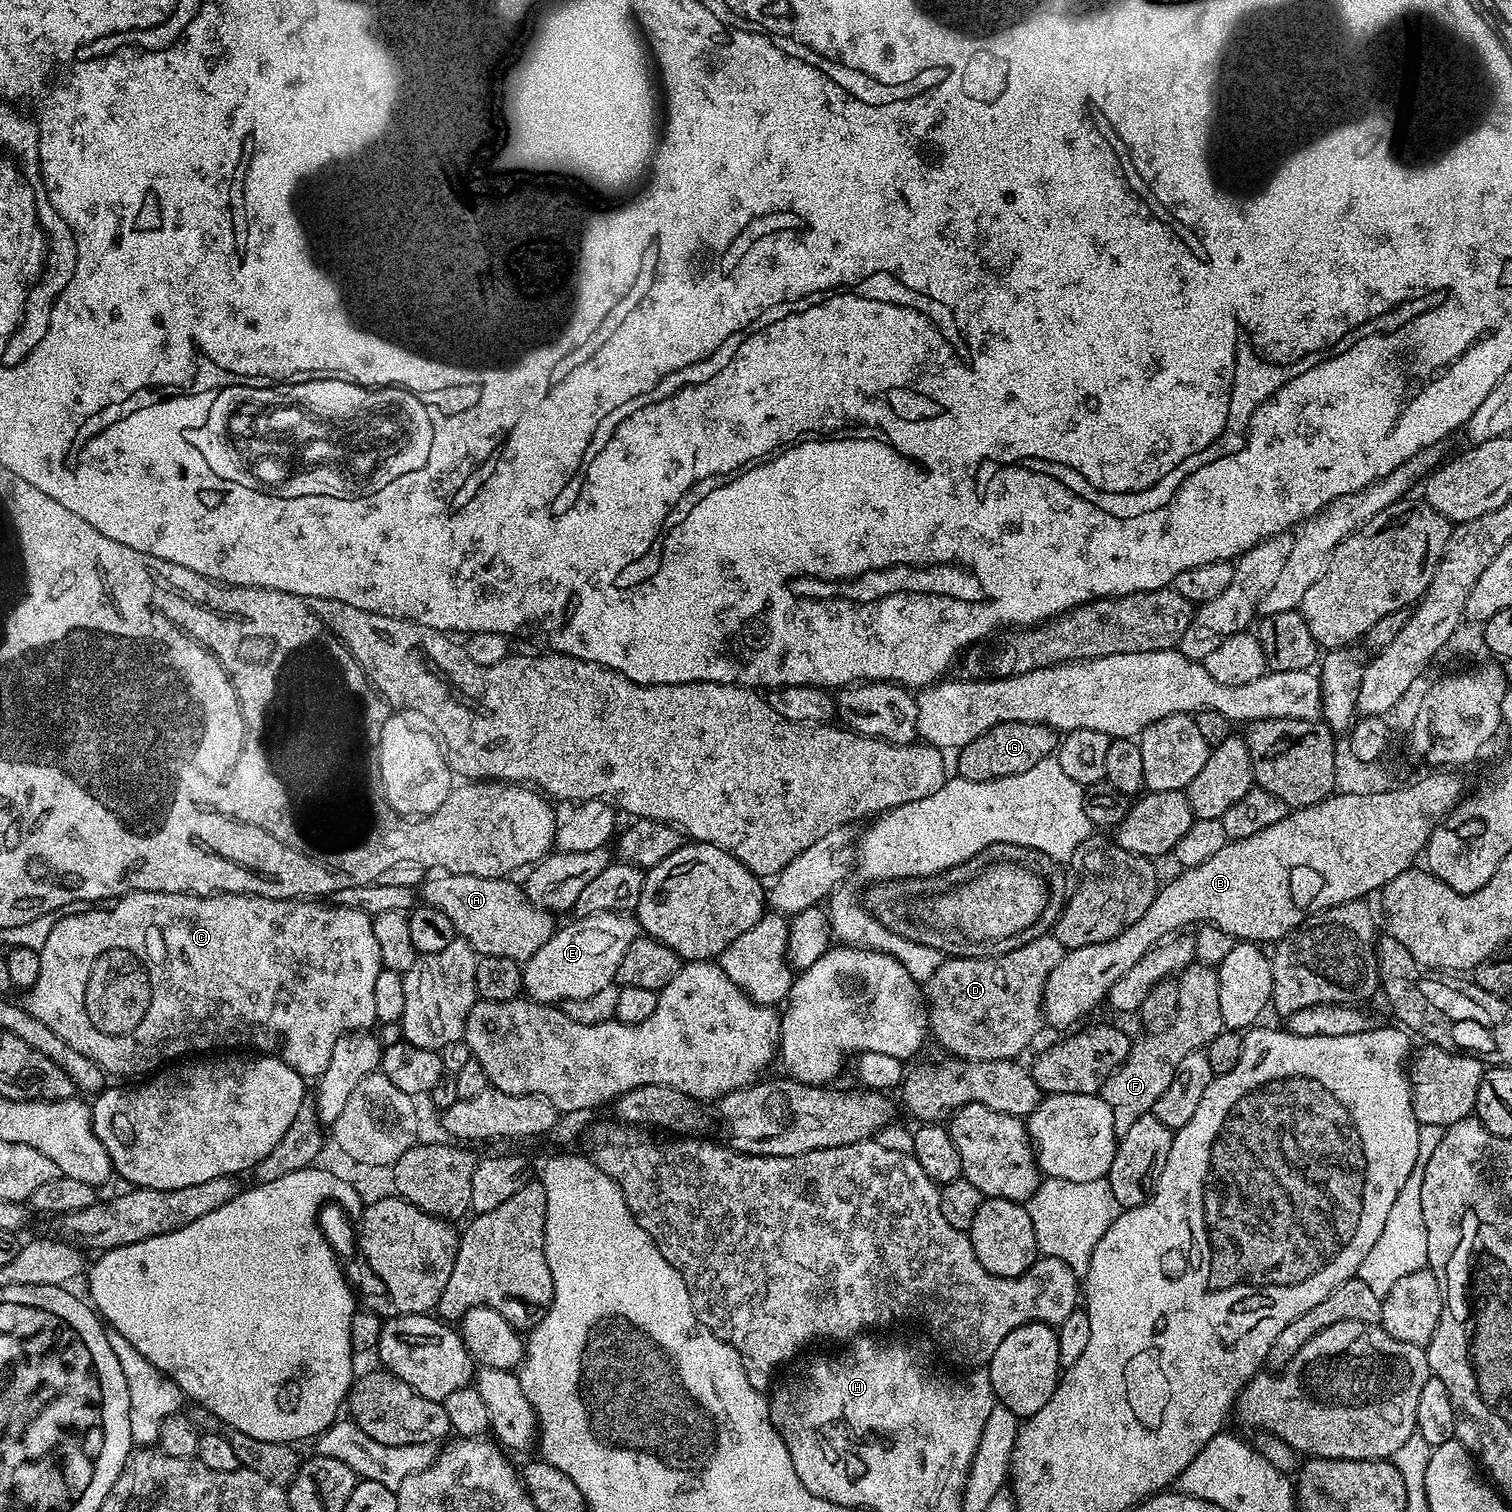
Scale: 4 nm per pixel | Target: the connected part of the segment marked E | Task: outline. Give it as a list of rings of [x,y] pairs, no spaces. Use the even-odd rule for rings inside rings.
[[[599,912],[573,919],[573,924],[557,927],[536,954],[523,961],[523,991],[538,1004],[559,1005],[565,1000],[590,998],[602,986],[613,983],[616,971],[638,935],[635,915]]]

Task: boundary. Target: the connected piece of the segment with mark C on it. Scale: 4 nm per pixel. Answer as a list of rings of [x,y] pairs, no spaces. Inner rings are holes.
[[[129,892],[111,906],[89,908],[92,908],[89,912],[76,912],[73,916],[64,914],[50,931],[46,944],[39,950],[41,970],[37,981],[27,989],[26,1007],[30,1014],[34,1014],[34,1018],[44,1022],[68,1046],[78,1050],[79,1054],[92,1059],[105,1073],[140,1078],[189,1054],[240,1050],[245,1044],[248,1047],[245,1049],[278,1057],[302,1077],[319,1078],[326,1066],[330,1066],[330,1054],[338,1038],[347,1036],[350,1032],[371,1029],[371,1024],[377,1023],[374,984],[382,969],[380,951],[378,940],[374,938],[372,917],[357,908],[347,908],[335,902],[321,902],[316,898],[279,900],[241,892],[218,892],[210,896],[198,896],[195,892]]]

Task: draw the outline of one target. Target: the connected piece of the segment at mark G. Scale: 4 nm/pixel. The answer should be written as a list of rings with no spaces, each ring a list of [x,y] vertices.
[[[1002,722],[959,749],[956,768],[960,772],[957,773],[961,780],[997,780],[1003,776],[1022,774],[1022,770],[1030,770],[1030,766],[1038,766],[1042,758],[1053,755],[1057,747],[1055,728],[1034,722]]]

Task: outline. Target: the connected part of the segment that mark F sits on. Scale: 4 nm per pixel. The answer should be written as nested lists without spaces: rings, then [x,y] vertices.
[[[1199,962],[1189,964],[1183,972],[1179,973],[1177,986],[1177,1012],[1169,1027],[1161,1032],[1141,1035],[1141,1040],[1137,1039],[1133,1043],[1122,1066],[1118,1066],[1118,1070],[1114,1070],[1114,1074],[1110,1074],[1110,1078],[1106,1078],[1106,1082],[1098,1093],[1106,1102],[1106,1106],[1110,1106],[1110,1114],[1114,1114],[1114,1130],[1117,1137],[1124,1136],[1126,1130],[1130,1130],[1130,1126],[1134,1126],[1134,1122],[1138,1122],[1138,1118],[1151,1113],[1154,1102],[1158,1102],[1158,1098],[1162,1098],[1162,1094],[1166,1091],[1166,1086],[1170,1086],[1171,1080],[1174,1079],[1174,1070],[1178,1070],[1178,1062],[1182,1062],[1182,1058],[1186,1058],[1186,1054],[1194,1054],[1207,1049],[1209,1047],[1207,1044],[1220,1031],[1225,1031],[1222,1009],[1219,1006],[1219,974],[1213,965]]]

